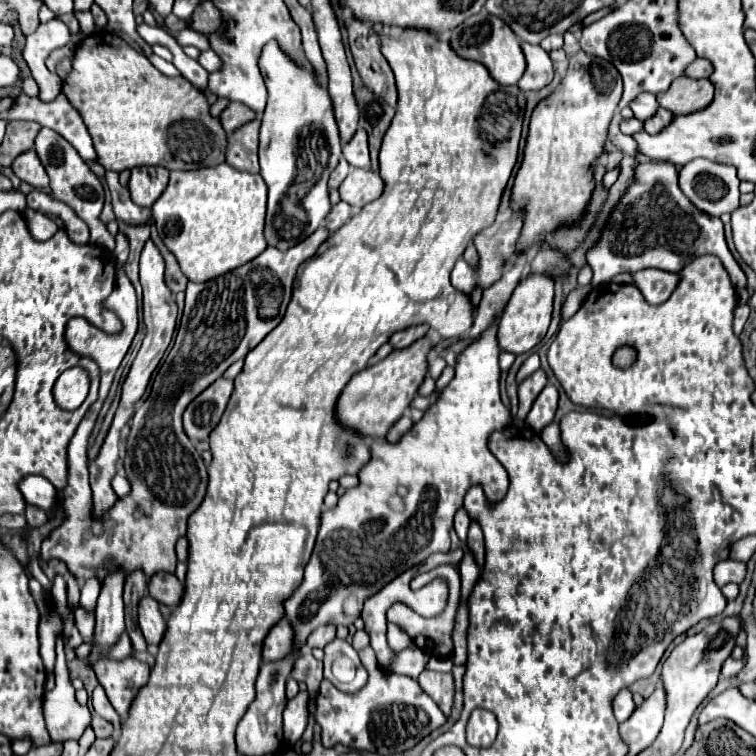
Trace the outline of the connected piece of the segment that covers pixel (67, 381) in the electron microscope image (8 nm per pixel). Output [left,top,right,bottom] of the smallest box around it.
[53,367,89,411]

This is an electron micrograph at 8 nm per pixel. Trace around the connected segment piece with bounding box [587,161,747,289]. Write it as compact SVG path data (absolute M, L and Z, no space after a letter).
M655 161L641 163L635 173L635 185L623 195L619 207L613 211L601 241L587 253L587 263L593 269L593 287L609 283L619 273L635 273L647 267L679 273L691 255L717 255L729 271L735 287L747 287L747 277L727 249L723 223L719 217L707 217L697 211L679 189L677 169L671 163Z

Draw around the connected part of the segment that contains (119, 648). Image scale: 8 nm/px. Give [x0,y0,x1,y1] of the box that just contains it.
[109,633,135,659]

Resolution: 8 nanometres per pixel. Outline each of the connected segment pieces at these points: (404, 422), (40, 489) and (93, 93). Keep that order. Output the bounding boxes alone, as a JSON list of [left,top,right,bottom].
[[387,417,413,443],[17,475,57,511],[63,31,227,171]]

